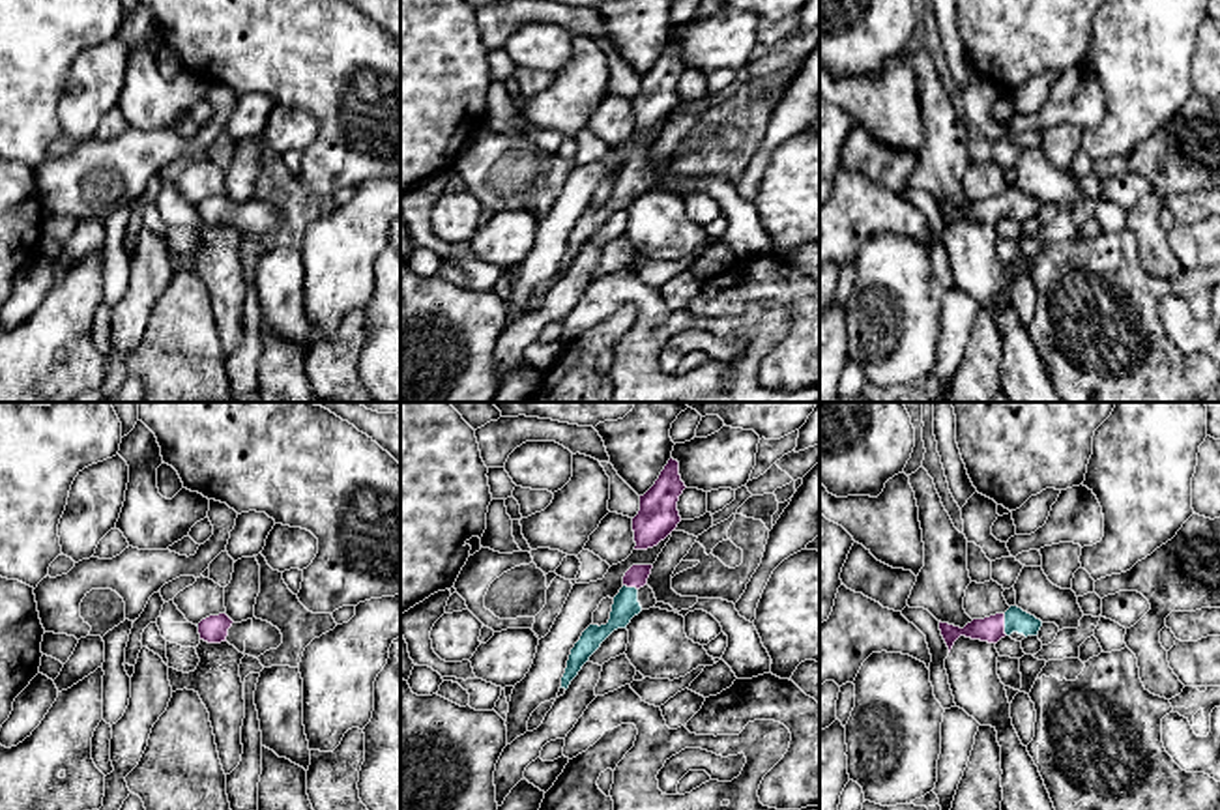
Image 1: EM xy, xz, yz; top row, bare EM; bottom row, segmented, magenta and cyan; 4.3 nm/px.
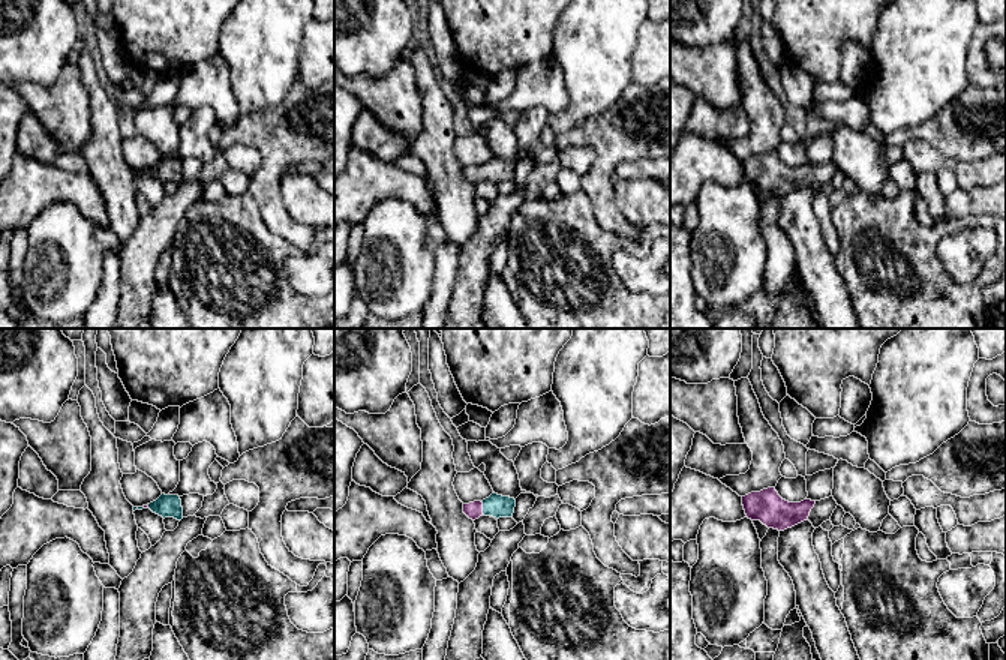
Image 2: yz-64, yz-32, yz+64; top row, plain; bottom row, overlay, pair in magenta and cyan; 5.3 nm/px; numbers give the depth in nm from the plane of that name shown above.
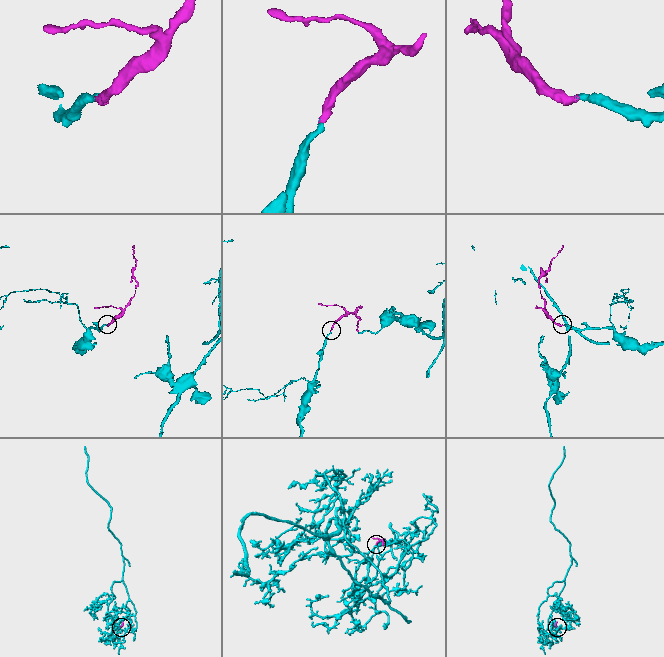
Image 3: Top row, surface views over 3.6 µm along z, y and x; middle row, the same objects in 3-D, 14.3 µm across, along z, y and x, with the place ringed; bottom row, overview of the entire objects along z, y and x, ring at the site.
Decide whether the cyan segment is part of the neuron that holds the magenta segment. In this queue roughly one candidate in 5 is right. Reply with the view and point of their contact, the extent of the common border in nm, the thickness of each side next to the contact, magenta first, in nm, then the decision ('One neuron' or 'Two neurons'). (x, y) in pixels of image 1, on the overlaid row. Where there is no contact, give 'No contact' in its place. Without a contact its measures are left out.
Touches magenta at yz (1003, 625). Shared border 100 nm. Thickness 110 nm (magenta) against 100 nm. One neuron

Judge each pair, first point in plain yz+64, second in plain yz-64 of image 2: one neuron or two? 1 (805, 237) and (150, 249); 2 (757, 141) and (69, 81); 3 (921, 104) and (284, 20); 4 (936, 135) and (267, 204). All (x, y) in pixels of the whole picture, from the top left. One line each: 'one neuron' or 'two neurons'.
1: two neurons
2: two neurons
3: one neuron
4: one neuron

